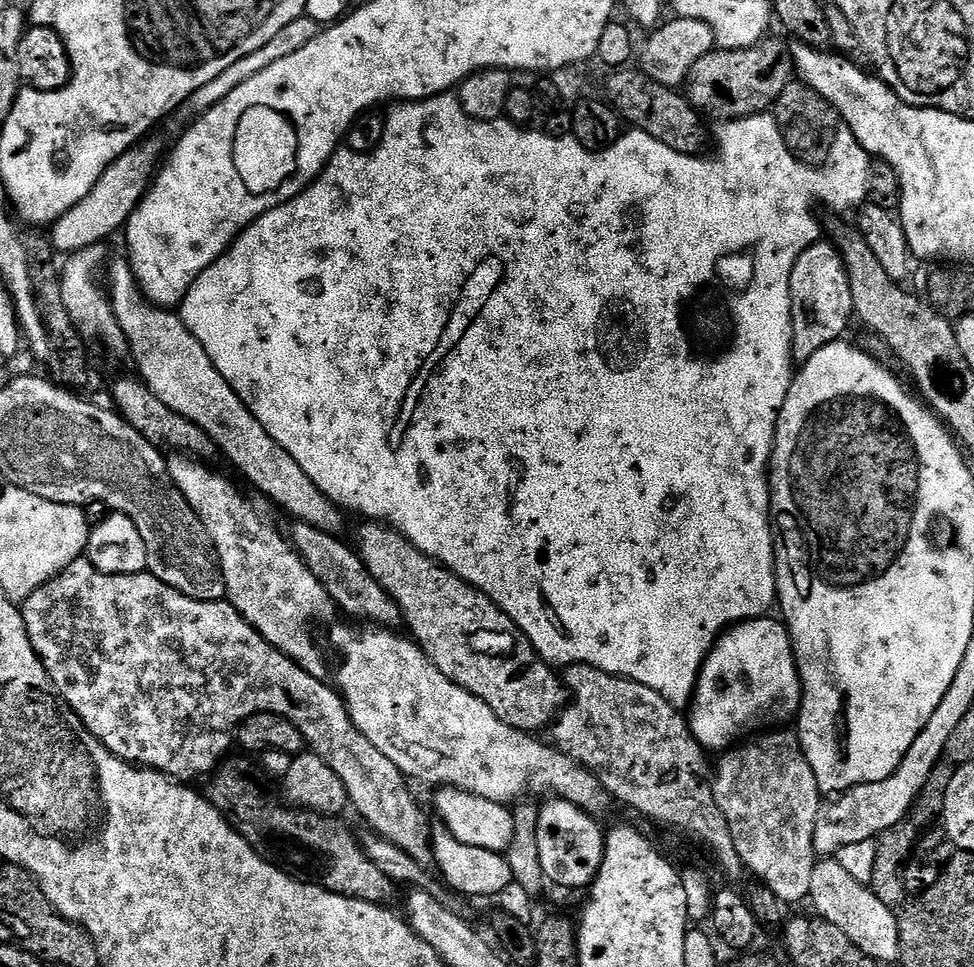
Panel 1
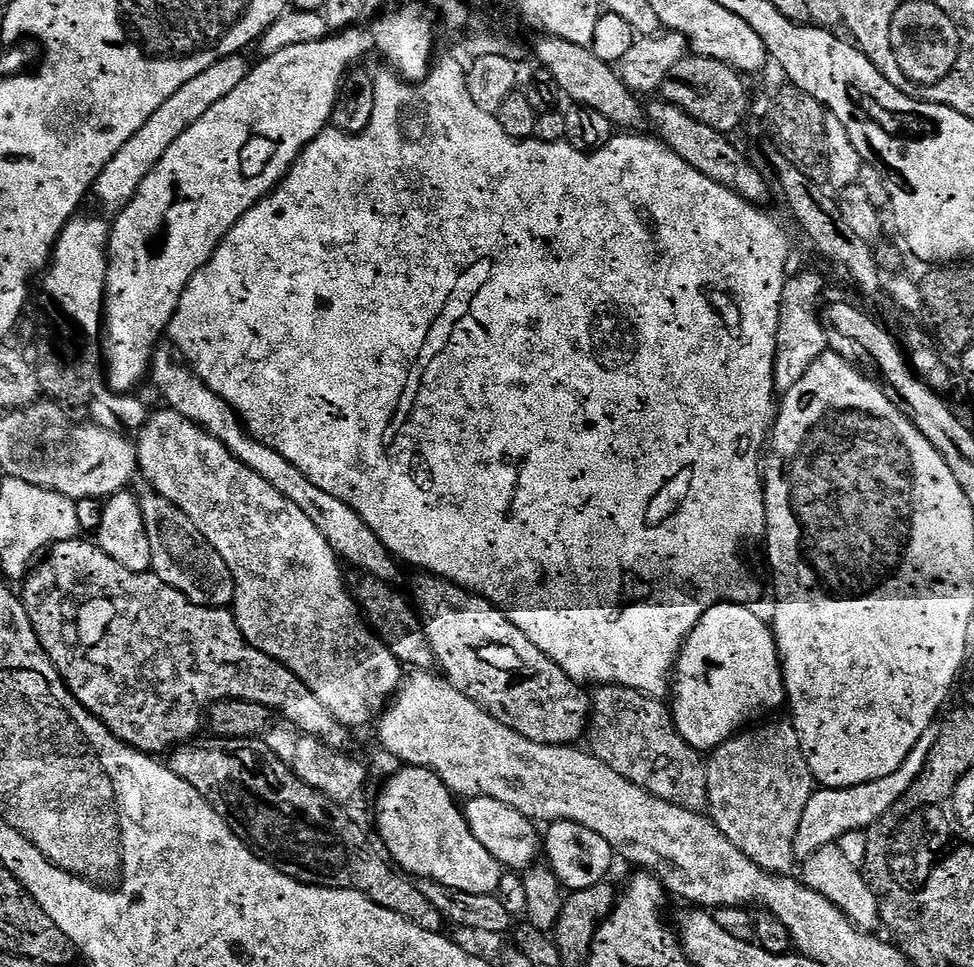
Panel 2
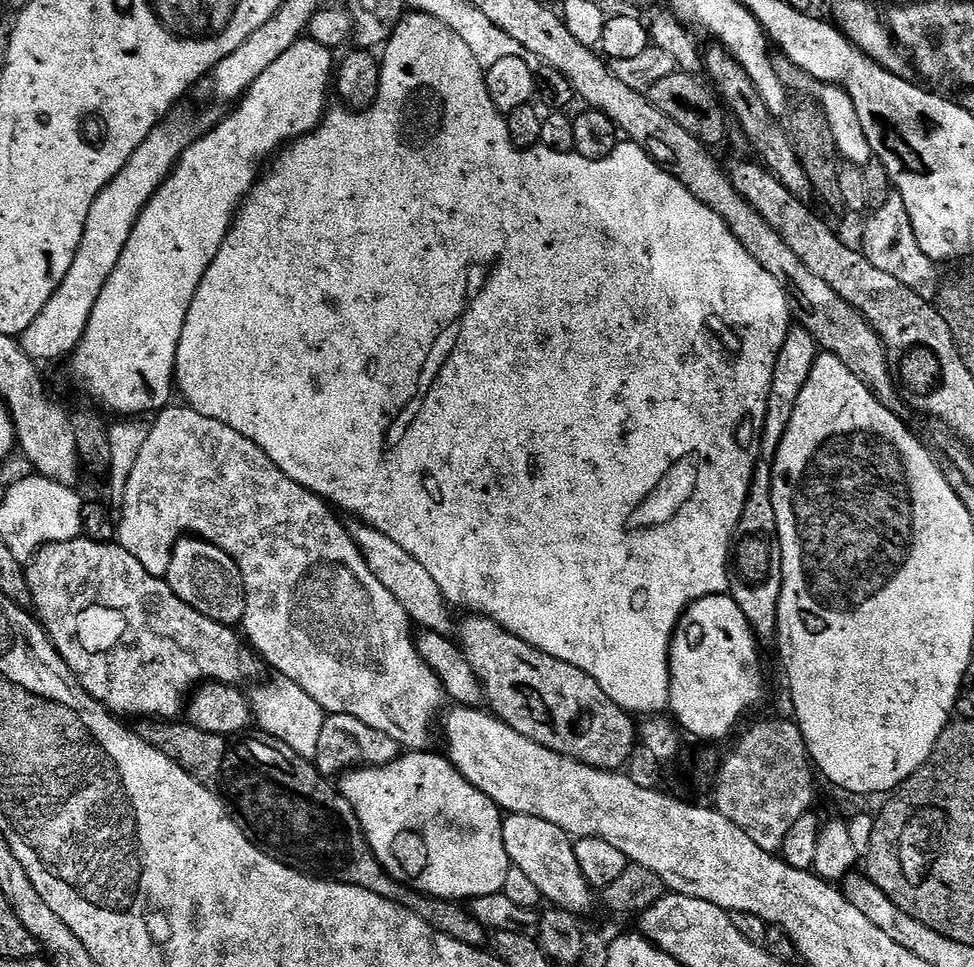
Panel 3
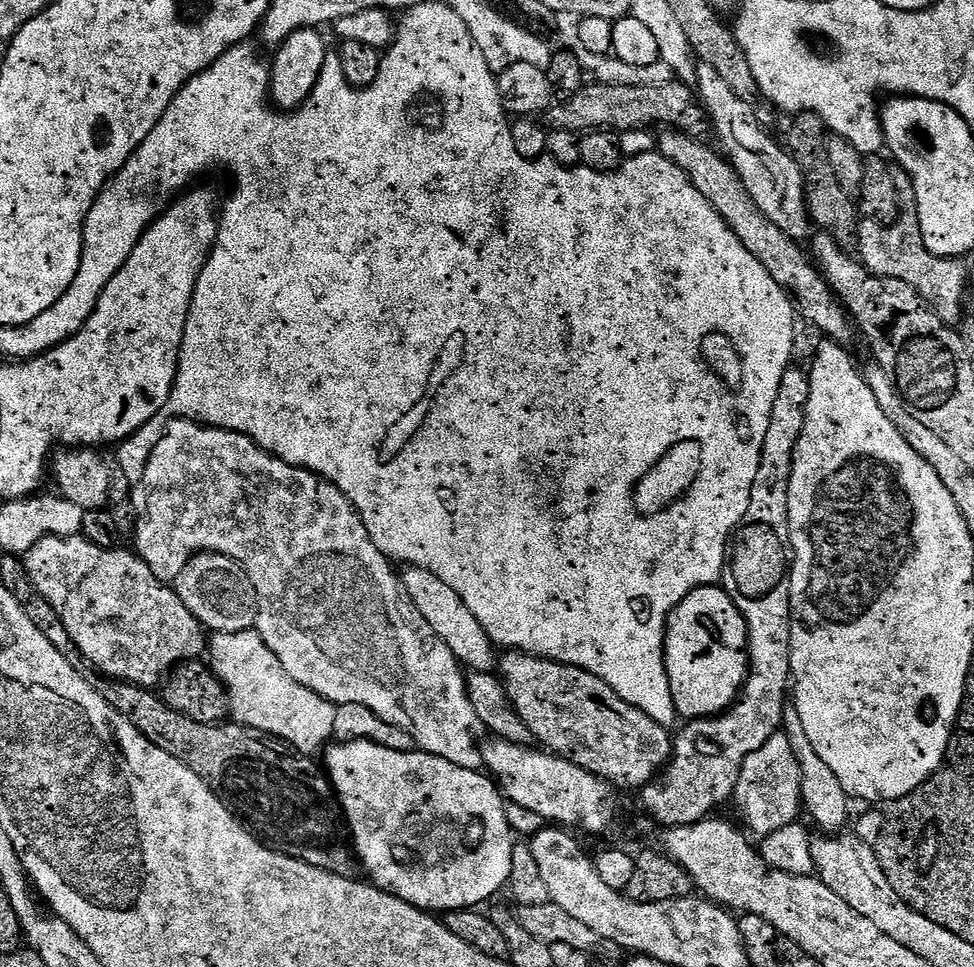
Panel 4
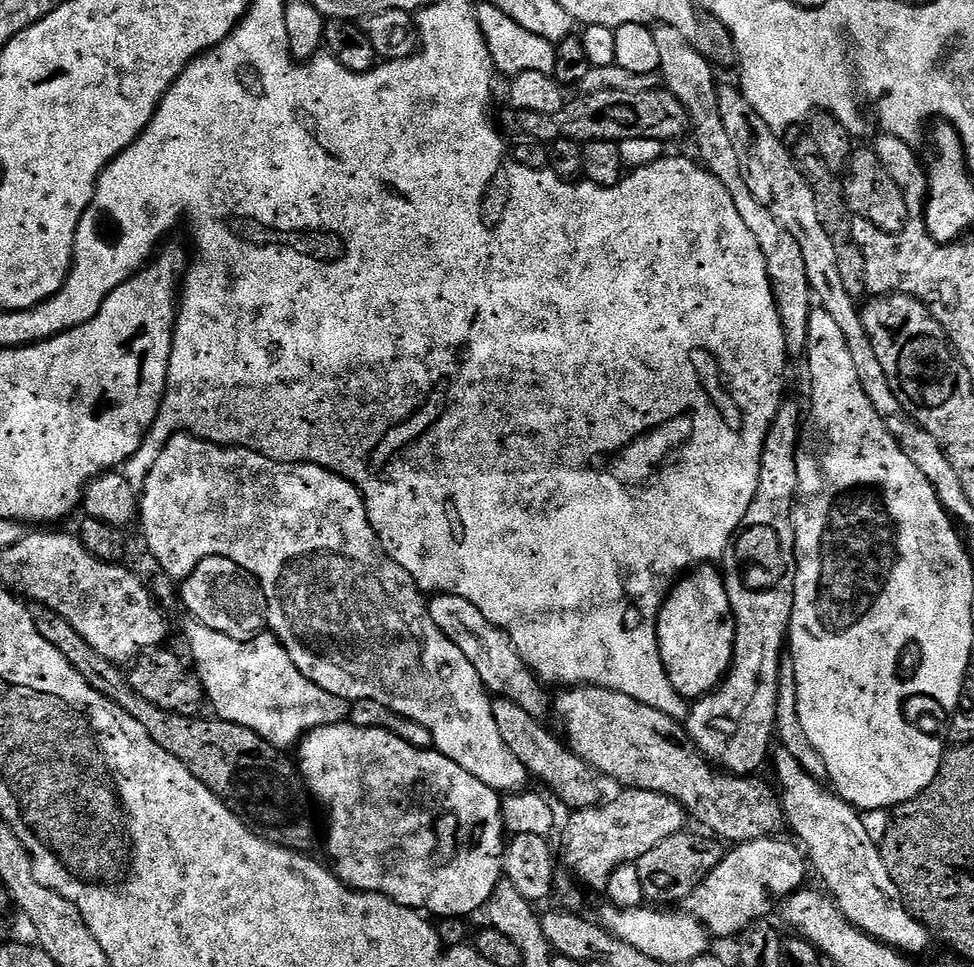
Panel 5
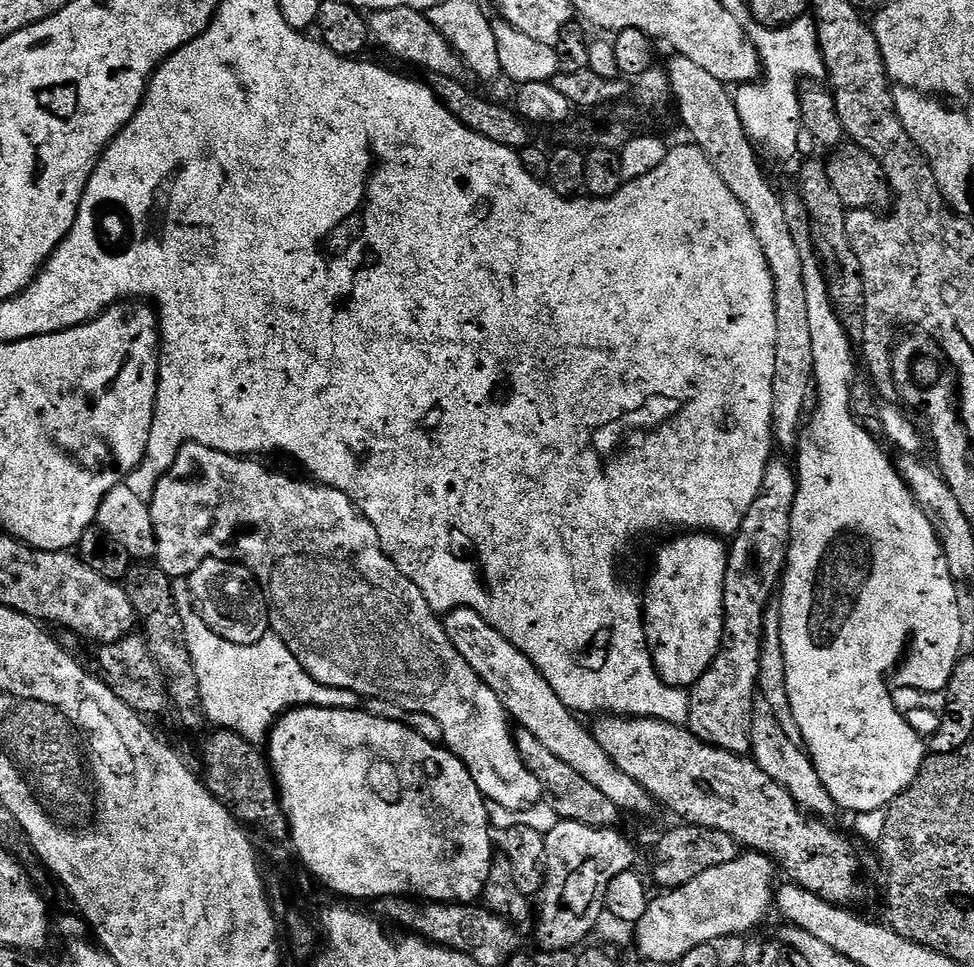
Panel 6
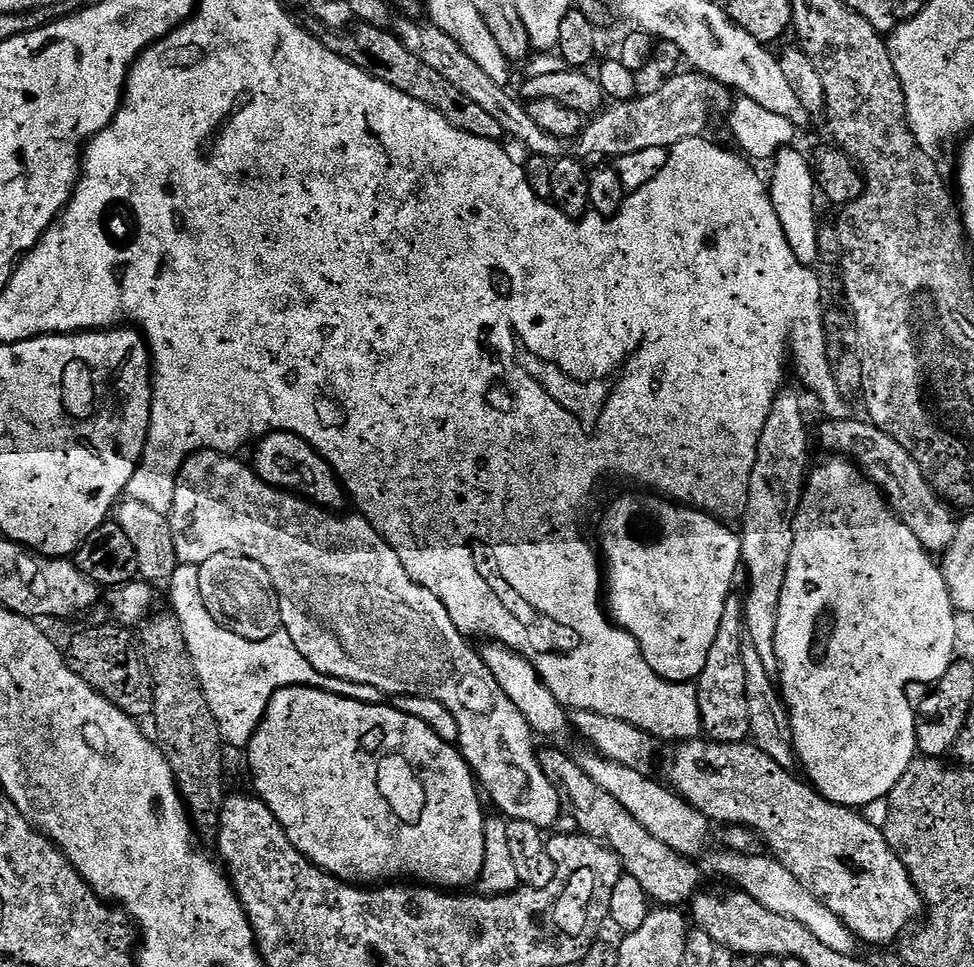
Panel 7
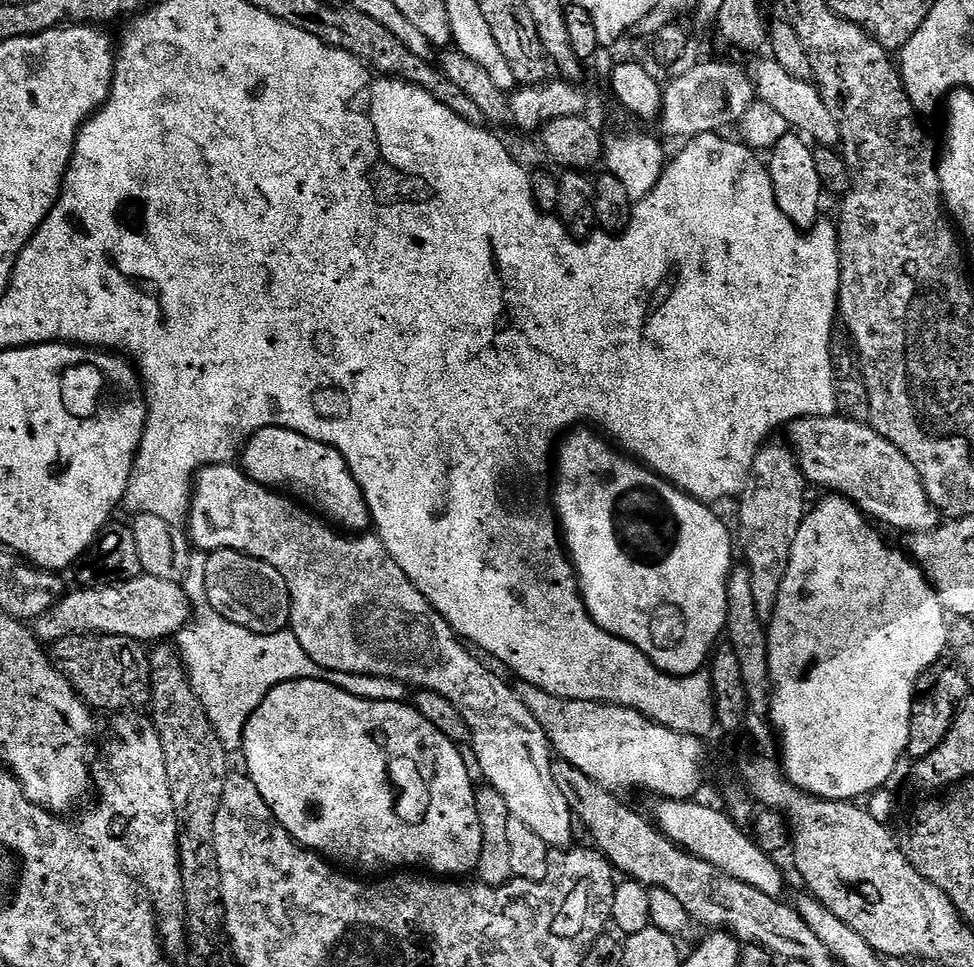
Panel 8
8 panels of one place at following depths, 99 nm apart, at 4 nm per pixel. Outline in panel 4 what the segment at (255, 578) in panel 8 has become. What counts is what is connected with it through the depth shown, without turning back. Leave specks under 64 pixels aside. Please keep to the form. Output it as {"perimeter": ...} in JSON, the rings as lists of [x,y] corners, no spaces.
{"perimeter":[[[202,552],[188,559],[185,568],[174,581],[176,593],[182,598],[186,610],[198,618],[209,633],[247,632],[255,629],[260,613],[260,599],[248,571],[237,560],[217,552]]]}

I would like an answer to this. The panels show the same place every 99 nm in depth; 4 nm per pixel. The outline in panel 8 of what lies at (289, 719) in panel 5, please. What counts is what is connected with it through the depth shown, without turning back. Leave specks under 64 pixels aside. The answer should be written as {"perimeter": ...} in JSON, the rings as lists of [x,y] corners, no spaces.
{"perimeter":[[[202,586],[191,589],[190,599],[195,605],[194,619],[178,634],[178,651],[187,668],[189,682],[205,708],[218,738],[228,750],[239,749],[244,727],[252,711],[266,698],[274,686],[291,680],[325,680],[358,698],[378,702],[401,702],[405,699],[405,685],[381,676],[363,676],[349,672],[331,672],[318,666],[306,654],[296,635],[290,630],[274,634],[258,634],[222,618],[208,603]]]}

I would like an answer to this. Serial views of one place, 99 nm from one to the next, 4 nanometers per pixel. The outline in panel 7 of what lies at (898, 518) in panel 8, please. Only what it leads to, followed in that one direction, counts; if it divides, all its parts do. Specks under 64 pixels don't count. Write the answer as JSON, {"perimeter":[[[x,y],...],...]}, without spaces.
{"perimeter":[[[828,418],[820,428],[820,444],[828,454],[839,454],[855,462],[860,471],[884,493],[888,507],[914,534],[927,552],[943,554],[956,537],[957,517],[953,509],[930,486],[924,471],[914,462],[902,445],[894,442],[890,434],[869,422],[867,419]]]}

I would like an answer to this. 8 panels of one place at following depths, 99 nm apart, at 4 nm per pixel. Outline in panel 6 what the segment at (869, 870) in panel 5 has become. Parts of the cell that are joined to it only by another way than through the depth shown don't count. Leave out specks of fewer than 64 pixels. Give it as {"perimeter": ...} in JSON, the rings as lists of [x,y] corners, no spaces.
{"perimeter":[[[758,698],[754,702],[754,714],[752,715],[752,751],[750,756],[756,761],[758,767],[778,782],[797,801],[807,813],[817,818],[832,818],[837,815],[838,809],[834,798],[830,798],[830,790],[822,786],[822,778],[818,778],[818,770],[814,762],[809,758],[803,747],[790,742],[785,735],[777,715],[774,714],[768,702]]]}

